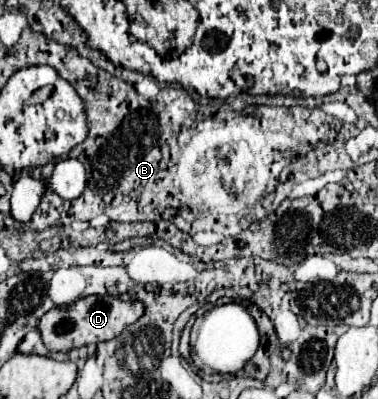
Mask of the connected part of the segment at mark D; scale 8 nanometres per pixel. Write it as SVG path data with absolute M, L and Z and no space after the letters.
M87 296L79 298L69 306L49 310L39 320L39 332L47 350L69 352L73 348L81 348L93 342L111 340L119 336L129 324L137 322L141 316L143 316L143 304L139 300L121 300L113 296Z

